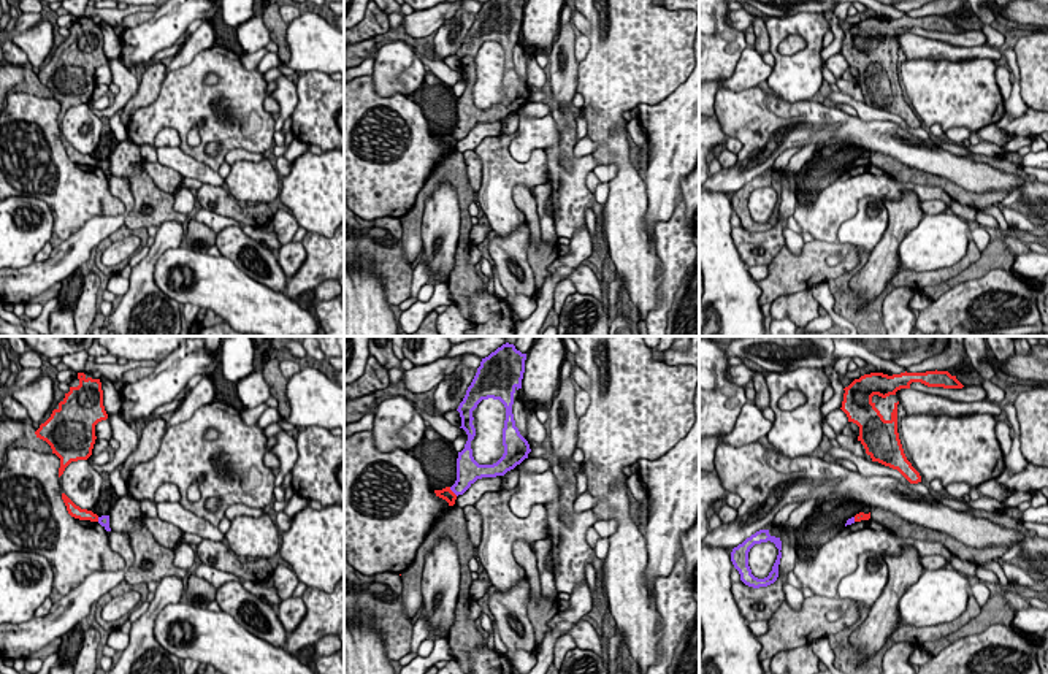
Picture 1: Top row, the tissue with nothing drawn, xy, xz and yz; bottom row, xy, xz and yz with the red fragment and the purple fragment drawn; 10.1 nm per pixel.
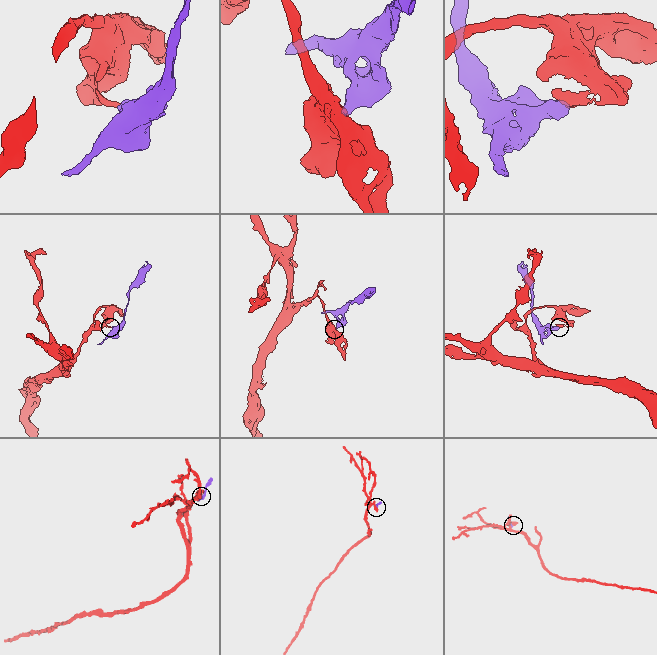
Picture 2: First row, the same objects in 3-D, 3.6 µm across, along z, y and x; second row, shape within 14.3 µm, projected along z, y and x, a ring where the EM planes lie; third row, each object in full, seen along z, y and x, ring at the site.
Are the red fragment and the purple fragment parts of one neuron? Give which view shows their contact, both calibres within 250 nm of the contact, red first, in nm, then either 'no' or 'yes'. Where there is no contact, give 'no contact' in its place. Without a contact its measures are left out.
meets red in xz; 130 nm thick on the red side, 220 nm on the other; no

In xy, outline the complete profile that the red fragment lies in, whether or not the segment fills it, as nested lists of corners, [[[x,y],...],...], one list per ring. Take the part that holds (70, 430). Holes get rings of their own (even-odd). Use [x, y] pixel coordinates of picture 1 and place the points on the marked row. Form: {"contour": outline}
{"contour": [[[78,373],[79,385],[70,387],[59,408],[35,431],[60,458],[59,477],[71,461],[87,460],[95,444],[95,425],[108,419],[100,379]]]}

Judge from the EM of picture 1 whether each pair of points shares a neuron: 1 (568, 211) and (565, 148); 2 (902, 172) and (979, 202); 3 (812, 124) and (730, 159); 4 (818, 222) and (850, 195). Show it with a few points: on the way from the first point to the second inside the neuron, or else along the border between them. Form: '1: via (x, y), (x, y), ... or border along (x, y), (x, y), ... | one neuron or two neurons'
1: via (568, 195), (568, 187), (557, 175), (555, 164) | one neuron
2: via (921, 178), (936, 179), (960, 194) | one neuron
3: border along (738, 154), (738, 159), (723, 168) | two neurons
4: via (826, 214), (842, 199) | one neuron

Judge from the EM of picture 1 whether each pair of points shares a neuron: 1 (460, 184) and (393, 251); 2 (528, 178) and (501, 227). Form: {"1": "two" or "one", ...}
{"1": "two", "2": "one"}

